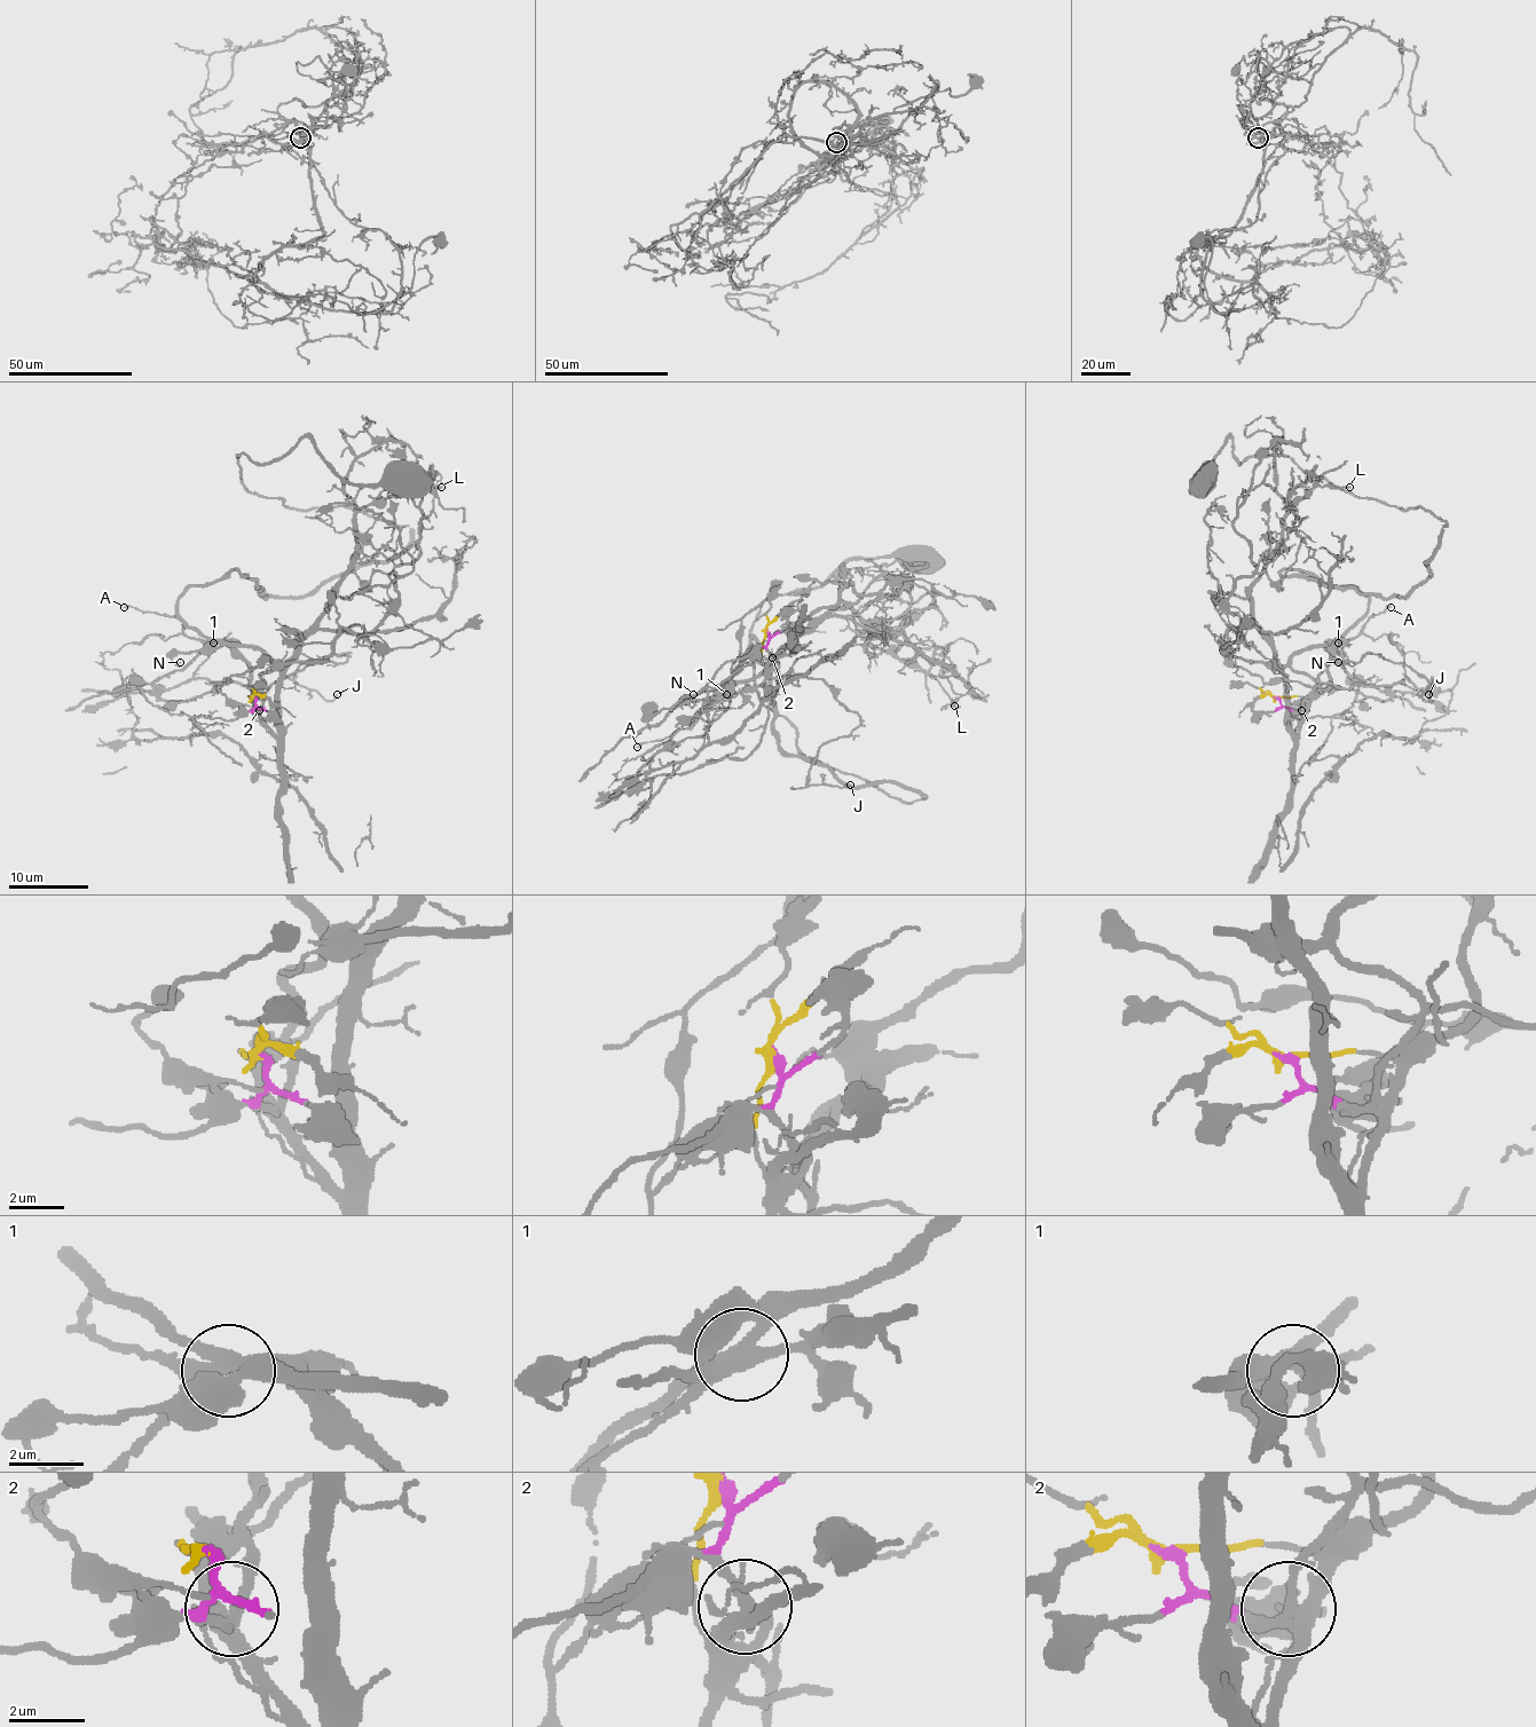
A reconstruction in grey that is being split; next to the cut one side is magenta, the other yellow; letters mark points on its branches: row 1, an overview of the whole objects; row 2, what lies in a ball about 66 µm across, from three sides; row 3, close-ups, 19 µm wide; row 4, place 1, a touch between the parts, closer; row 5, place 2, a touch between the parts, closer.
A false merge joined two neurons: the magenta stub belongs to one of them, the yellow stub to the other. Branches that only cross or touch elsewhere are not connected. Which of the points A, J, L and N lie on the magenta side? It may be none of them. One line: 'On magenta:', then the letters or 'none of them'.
On magenta: N

